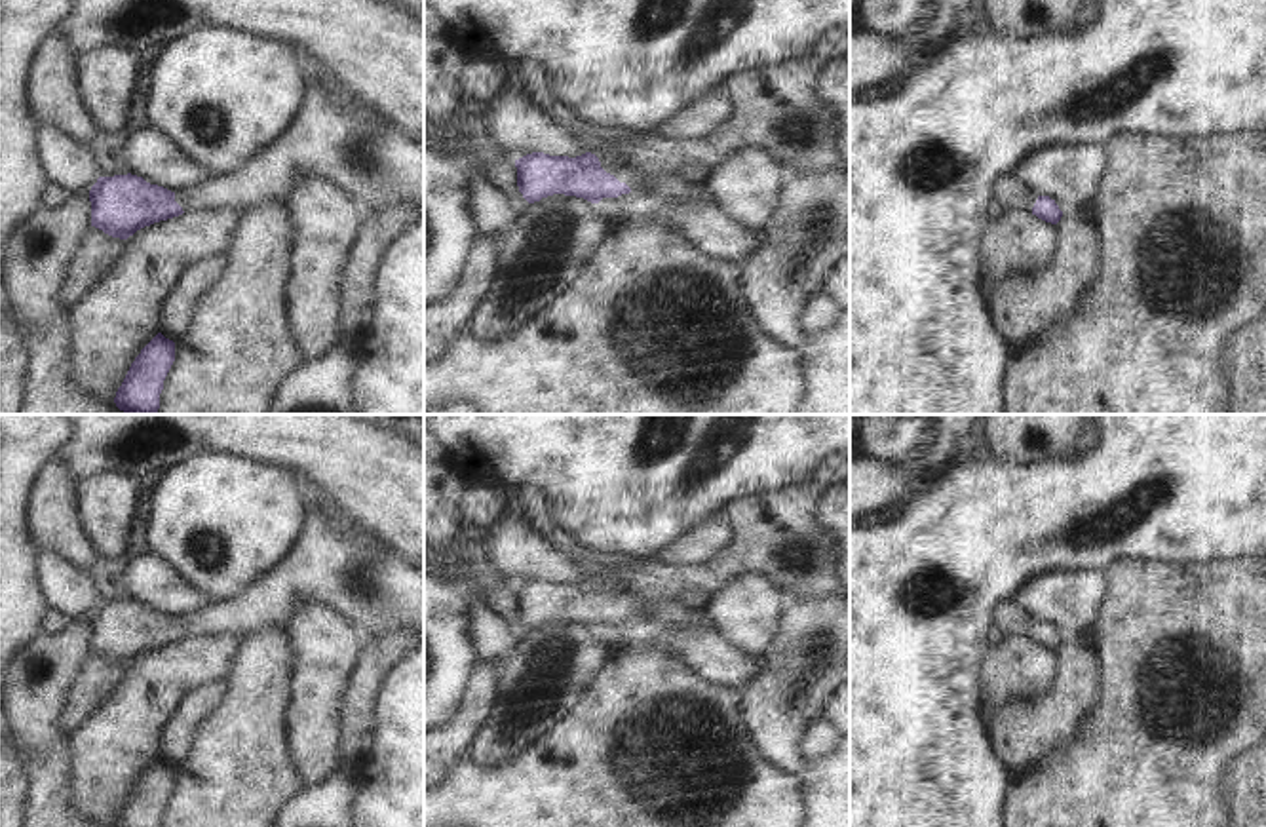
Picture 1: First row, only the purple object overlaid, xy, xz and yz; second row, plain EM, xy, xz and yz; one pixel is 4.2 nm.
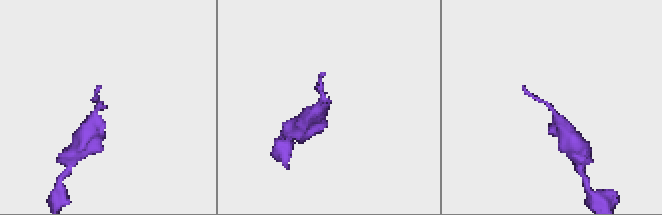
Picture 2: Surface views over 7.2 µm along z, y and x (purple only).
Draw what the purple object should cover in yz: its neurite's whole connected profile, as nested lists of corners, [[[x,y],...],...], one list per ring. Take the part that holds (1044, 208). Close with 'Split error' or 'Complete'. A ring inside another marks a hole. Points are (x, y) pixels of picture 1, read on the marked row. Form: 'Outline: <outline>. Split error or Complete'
Outline: [[[1015,175],[1000,177],[994,184],[994,200],[1004,207],[1004,211],[1028,211],[1038,219],[1057,224],[1063,211],[1049,196],[1038,196],[1026,184],[1023,184]]]. Split error.

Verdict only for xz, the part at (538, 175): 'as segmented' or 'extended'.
extended

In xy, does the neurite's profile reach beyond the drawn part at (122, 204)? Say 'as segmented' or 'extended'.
extended

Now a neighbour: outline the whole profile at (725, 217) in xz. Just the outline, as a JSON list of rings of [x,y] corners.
[[[743,148],[722,160],[696,183],[690,196],[660,196],[646,190],[603,198],[595,211],[608,228],[667,226],[713,259],[736,262],[762,240],[779,192],[795,179],[762,148]]]

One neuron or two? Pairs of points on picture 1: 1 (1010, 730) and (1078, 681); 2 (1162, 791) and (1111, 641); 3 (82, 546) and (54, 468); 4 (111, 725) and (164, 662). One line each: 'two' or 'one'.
1: one
2: one
3: one
4: one

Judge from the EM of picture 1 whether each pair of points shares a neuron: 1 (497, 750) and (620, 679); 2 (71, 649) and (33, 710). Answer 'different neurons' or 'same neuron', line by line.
1: different neurons
2: same neuron

